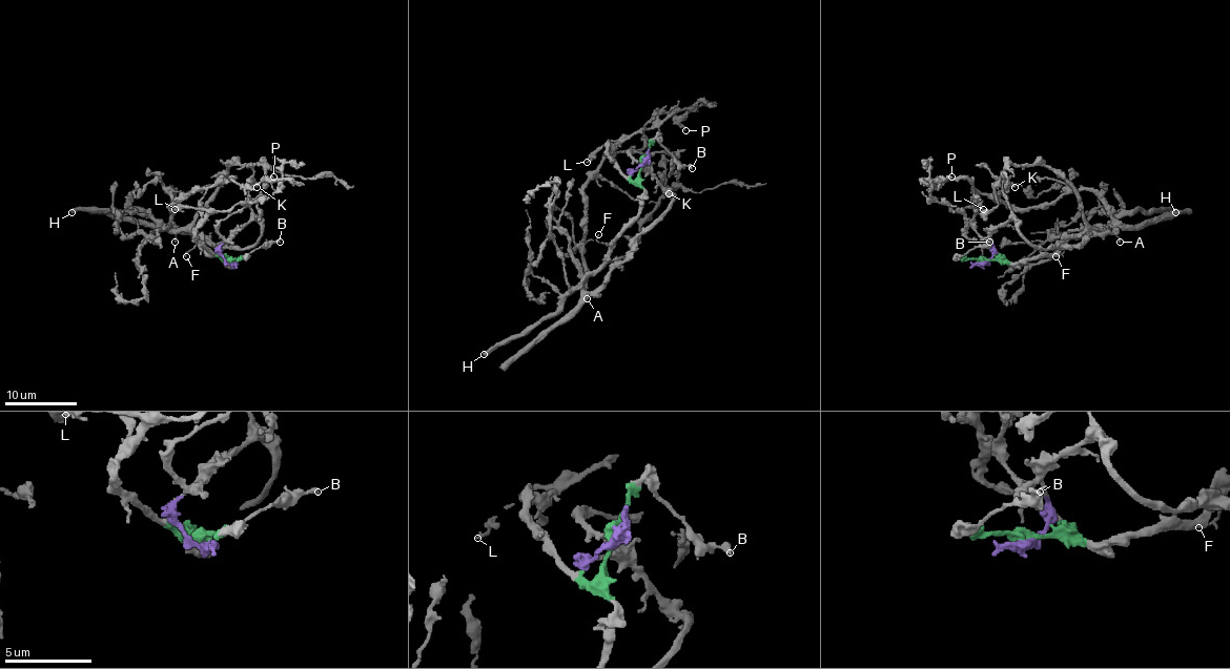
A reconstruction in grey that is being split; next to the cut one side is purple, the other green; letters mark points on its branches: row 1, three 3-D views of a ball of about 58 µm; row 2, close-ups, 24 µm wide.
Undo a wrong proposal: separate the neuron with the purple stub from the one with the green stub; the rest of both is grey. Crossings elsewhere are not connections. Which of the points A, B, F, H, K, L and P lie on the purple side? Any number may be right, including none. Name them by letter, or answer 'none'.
A, K, P

